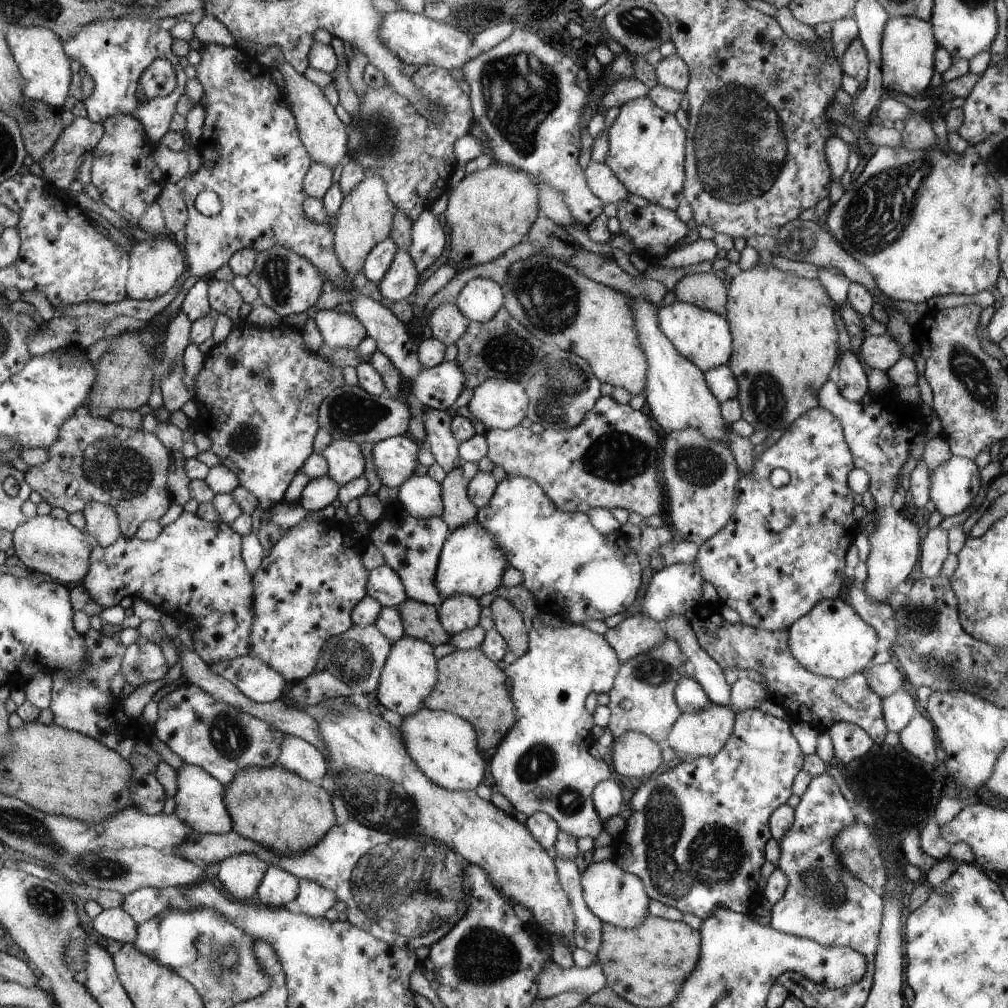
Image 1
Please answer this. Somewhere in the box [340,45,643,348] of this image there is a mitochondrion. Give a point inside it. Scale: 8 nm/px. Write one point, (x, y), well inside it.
(518, 93)

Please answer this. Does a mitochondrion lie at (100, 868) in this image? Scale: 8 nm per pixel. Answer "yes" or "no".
yes

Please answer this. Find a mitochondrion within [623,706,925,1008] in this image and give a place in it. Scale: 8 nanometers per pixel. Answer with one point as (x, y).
(677, 865)

